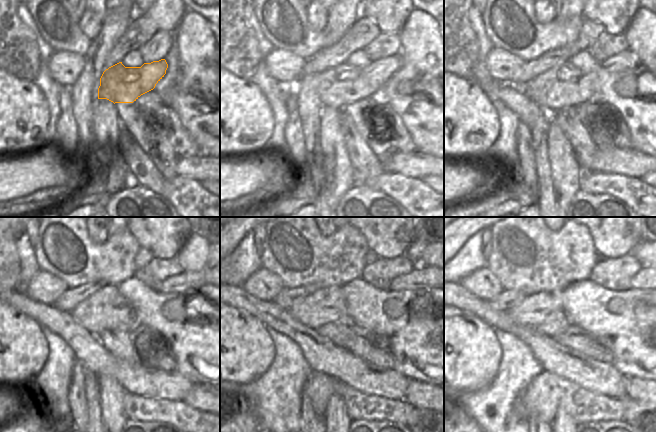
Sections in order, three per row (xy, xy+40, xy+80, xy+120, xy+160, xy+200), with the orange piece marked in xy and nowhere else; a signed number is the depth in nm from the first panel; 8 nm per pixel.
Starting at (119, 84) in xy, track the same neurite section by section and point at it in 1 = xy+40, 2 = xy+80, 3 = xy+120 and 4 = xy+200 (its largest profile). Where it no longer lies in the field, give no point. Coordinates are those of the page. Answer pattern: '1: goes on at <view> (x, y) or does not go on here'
1: goes on at xy+40 (339, 86)
2: goes on at xy+80 (562, 86)
3: goes on at xy+120 (106, 309)
4: goes on at xy+200 (537, 308)

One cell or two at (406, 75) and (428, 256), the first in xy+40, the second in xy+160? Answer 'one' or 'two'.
two

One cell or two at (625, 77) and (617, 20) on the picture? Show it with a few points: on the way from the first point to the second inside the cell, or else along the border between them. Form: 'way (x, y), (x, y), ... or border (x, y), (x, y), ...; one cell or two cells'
border (636, 12), (623, 32); two cells

